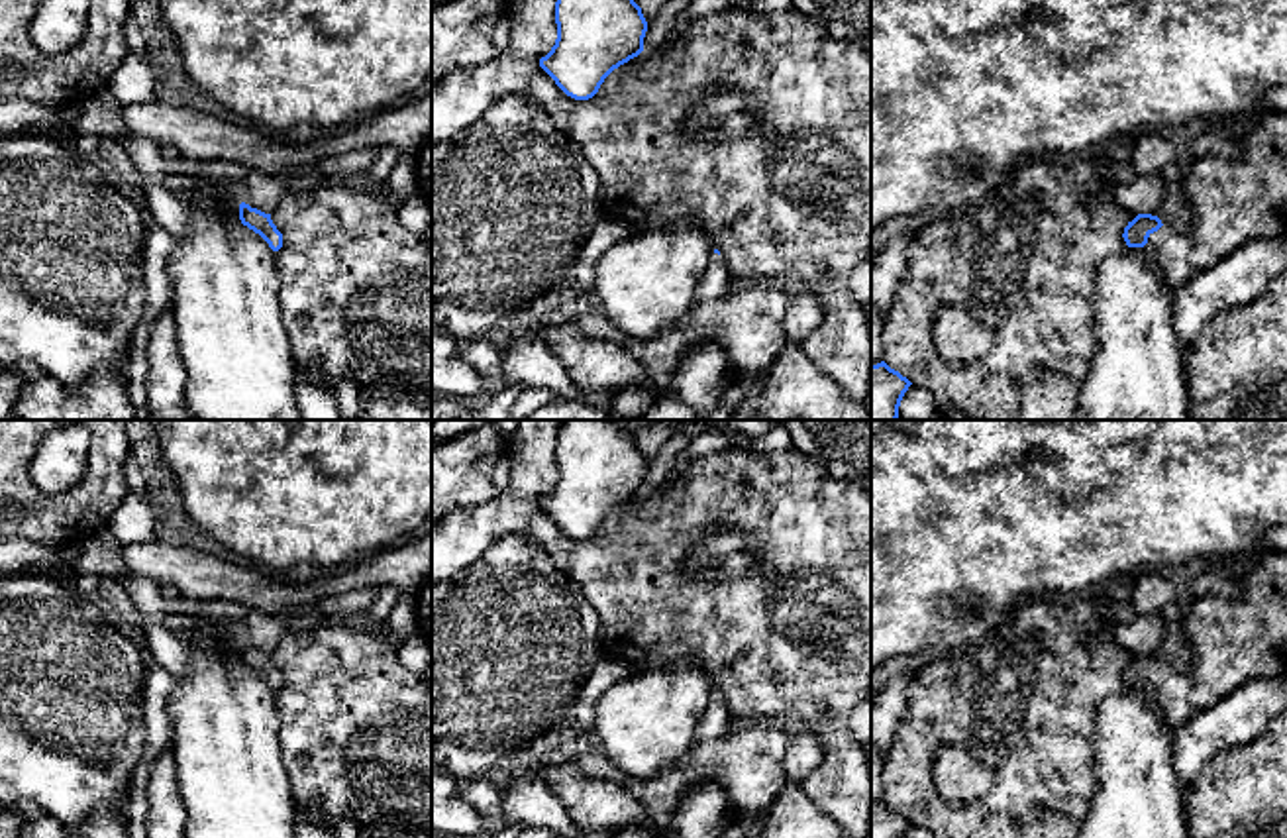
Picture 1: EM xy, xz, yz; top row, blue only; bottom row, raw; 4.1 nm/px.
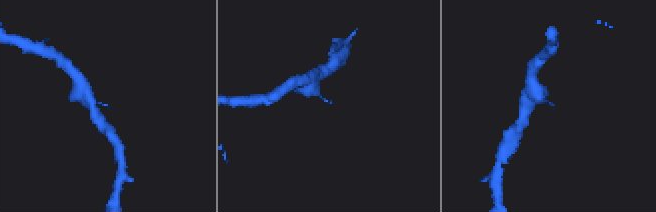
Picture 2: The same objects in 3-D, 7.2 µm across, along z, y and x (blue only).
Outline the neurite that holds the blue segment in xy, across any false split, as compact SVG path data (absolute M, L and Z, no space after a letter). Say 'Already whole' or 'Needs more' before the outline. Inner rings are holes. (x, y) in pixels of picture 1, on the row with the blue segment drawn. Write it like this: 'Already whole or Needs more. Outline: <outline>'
Already whole. Outline: M239 204L239 220L243 226L259 234L273 251L279 251L283 247L283 234L277 230L277 226L271 220L271 214L265 214L257 208L251 208L249 204Z

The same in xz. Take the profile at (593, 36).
Already whole. Outline: M557 0L557 39L540 67L575 100L592 98L604 79L644 51L647 22L634 0Z

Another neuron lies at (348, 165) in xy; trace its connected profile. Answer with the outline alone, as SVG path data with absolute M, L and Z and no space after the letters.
M367 147L367 149L349 151L337 157L324 157L316 161L314 165L306 165L300 169L284 169L277 173L277 177L283 181L288 181L290 177L298 173L322 173L330 177L332 181L355 179L373 165L379 149L381 147Z

